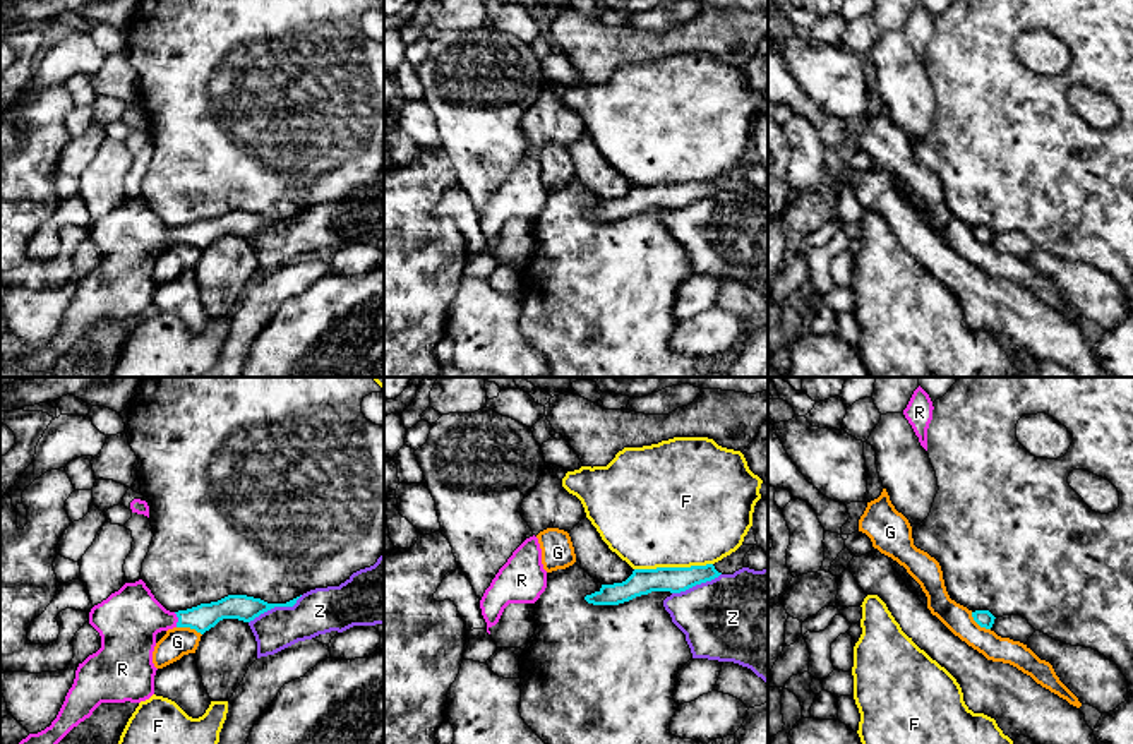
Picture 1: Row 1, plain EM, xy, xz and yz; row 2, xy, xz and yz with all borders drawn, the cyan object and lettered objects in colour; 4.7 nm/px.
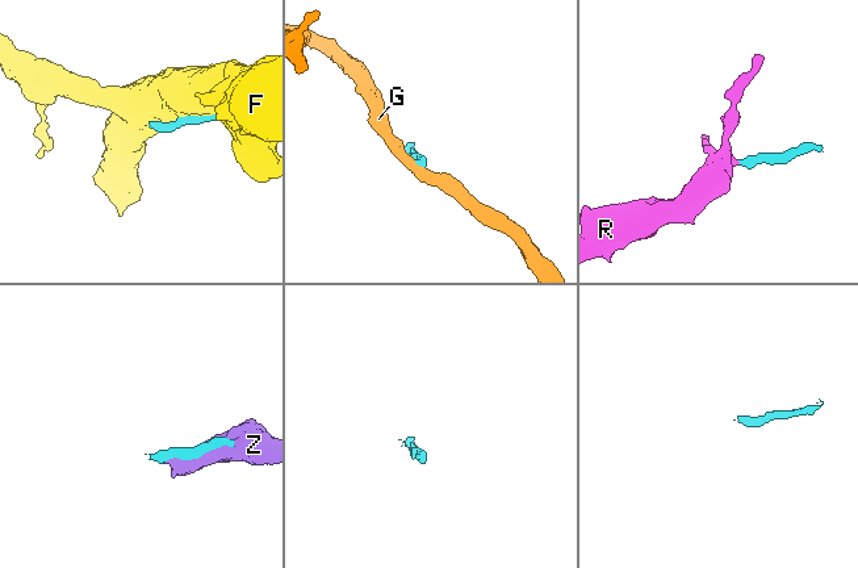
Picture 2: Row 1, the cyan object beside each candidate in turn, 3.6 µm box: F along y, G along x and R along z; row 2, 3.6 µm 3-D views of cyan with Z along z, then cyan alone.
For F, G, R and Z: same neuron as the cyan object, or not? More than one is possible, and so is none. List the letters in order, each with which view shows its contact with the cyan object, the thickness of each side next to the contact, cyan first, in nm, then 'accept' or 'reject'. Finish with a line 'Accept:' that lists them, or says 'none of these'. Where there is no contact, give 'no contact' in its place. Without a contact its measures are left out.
F: contact in xz; calibres 120 and 500 nm; reject
G: contact in xy; calibres 120 and 140 nm; reject
R: contact in xy; calibres 120 and 300 nm; accept
Z: contact in xy; calibres 120 and 220 nm; reject
Accept: R

